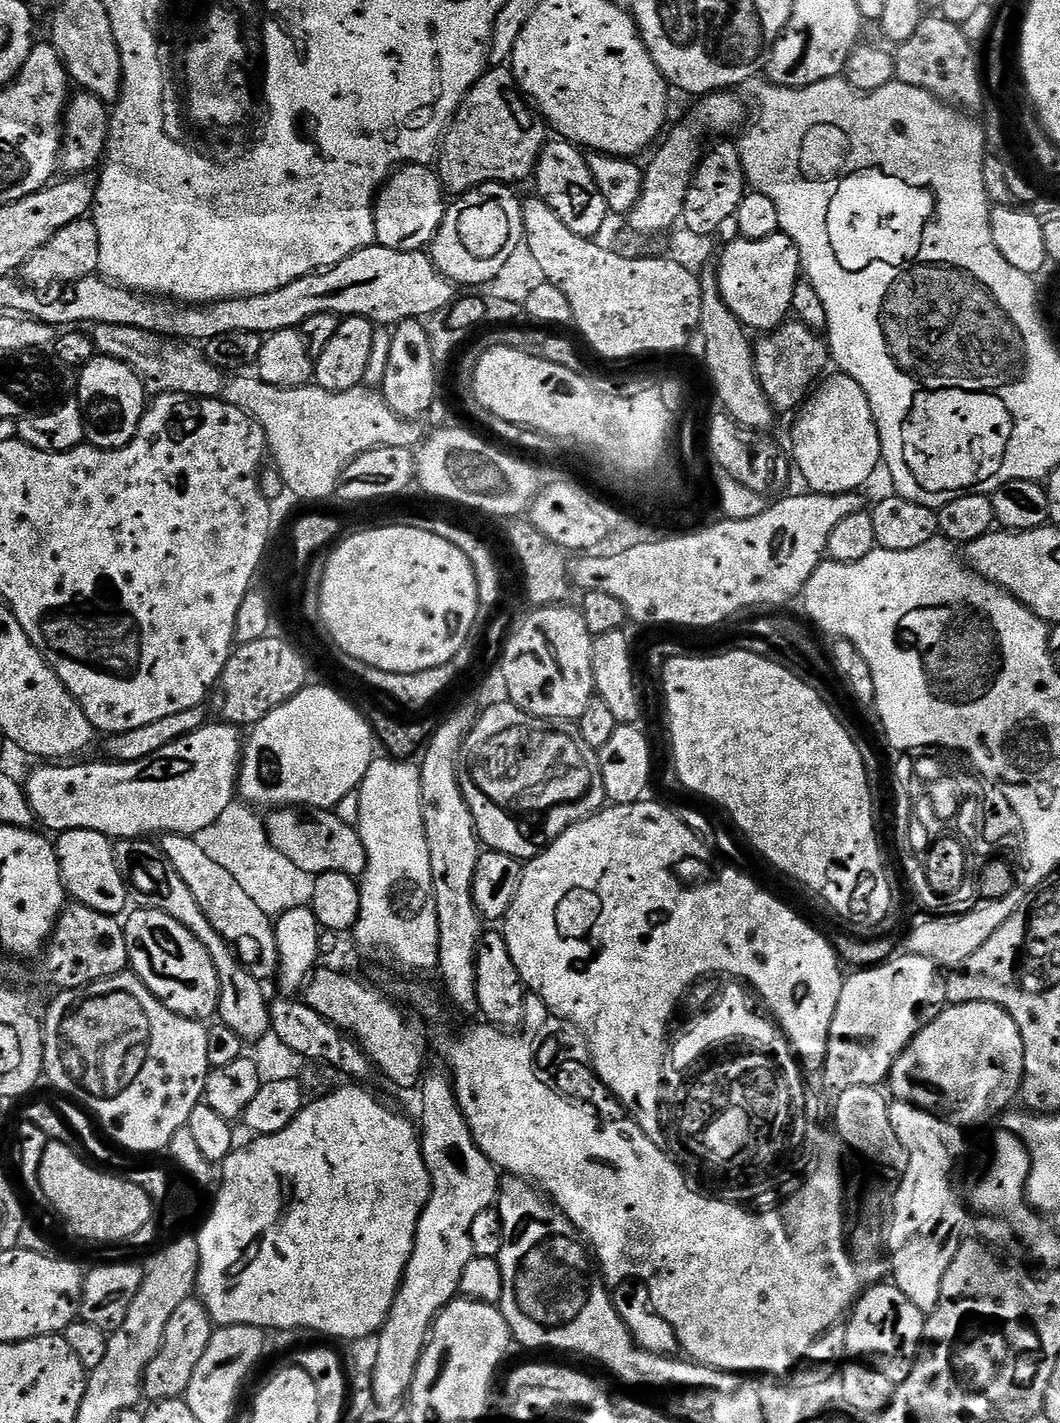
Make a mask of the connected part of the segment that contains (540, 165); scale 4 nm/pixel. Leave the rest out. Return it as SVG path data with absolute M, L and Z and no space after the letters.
M563 138L549 139L542 151L540 151L540 156L536 159L534 169L535 180L536 188L540 191L537 192L539 199L544 200L546 206L550 206L550 210L554 210L554 214L558 214L558 218L562 218L562 223L571 232L589 238L599 237L598 234L603 230L604 223L610 219L610 213L606 206L606 198L602 198L602 194L594 182L594 174L590 174L590 166L588 165L585 153L577 145L570 144Z

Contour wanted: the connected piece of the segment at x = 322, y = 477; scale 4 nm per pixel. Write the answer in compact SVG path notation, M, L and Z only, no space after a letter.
M236 374L231 377L225 383L224 391L222 393L222 399L224 403L229 404L230 406L238 406L238 410L243 412L248 412L251 414L254 419L259 422L262 426L262 430L266 434L268 439L268 452L270 453L271 459L272 456L276 459L276 468L280 471L280 476L284 479L284 484L297 496L300 500L328 500L331 496L335 497L337 495L338 489L340 487L340 476L344 472L344 468L347 466L351 460L358 458L364 452L369 452L375 448L385 448L386 446L398 446L399 448L411 448L415 449L417 445L421 443L422 435L420 436L419 423L413 422L411 419L403 418L394 414L390 410L390 406L386 402L383 391L377 390L376 392L369 386L361 386L359 388L351 388L345 392L327 392L324 388L317 388L315 386L305 386L302 388L279 388L273 384L267 384L266 381L253 378L251 380L248 377L248 374Z

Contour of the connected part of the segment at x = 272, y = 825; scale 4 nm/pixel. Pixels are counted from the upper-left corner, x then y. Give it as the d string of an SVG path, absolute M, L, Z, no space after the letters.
M293 806L269 811L267 816L266 829L270 843L300 870L311 872L316 877L323 872L363 877L366 850L362 846L362 838L356 828L346 826L346 822L339 820L335 811L323 808L301 810Z

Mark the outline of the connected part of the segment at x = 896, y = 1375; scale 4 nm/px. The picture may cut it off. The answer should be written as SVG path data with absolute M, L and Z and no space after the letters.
M877 1282L861 1291L860 1299L850 1309L848 1324L846 1320L843 1325L844 1351L849 1357L886 1374L886 1378L902 1381L910 1374L916 1353L924 1343L925 1319L925 1313L920 1312L895 1284Z

